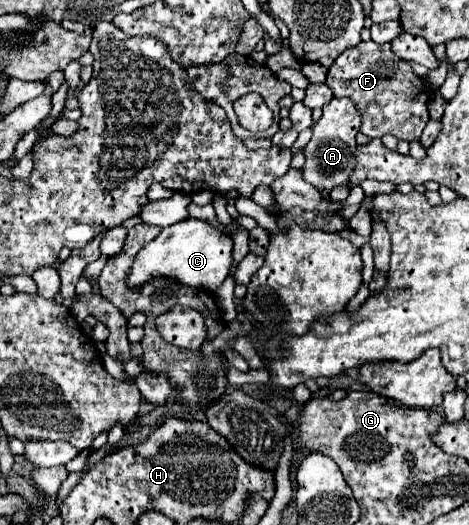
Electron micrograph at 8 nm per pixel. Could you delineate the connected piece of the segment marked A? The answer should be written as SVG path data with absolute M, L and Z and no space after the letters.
M333 98L323 106L321 120L313 126L313 138L305 146L307 162L303 166L303 178L309 180L315 188L325 188L327 192L337 184L349 182L349 174L353 172L353 150L357 148L355 136L361 128L361 114L357 112L353 100L349 98Z

